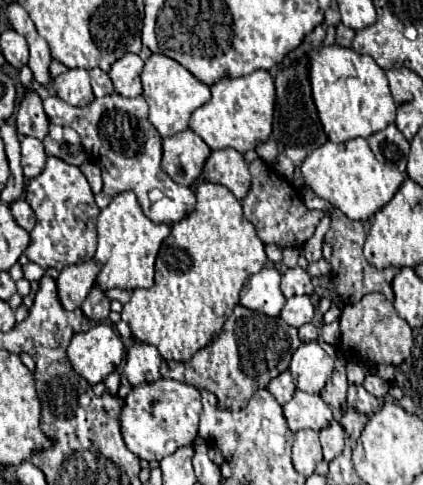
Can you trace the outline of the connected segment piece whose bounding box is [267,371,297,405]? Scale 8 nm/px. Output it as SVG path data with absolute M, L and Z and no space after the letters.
M285 371L285 373L281 373L277 379L273 379L267 389L271 391L271 395L273 395L281 405L285 405L285 403L293 397L293 393L295 393L297 387L295 387L295 383L293 383L291 373Z

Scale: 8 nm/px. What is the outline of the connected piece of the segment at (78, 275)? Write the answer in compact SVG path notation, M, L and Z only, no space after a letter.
M85 261L79 265L69 265L59 273L57 277L59 301L67 311L75 311L83 303L83 299L95 285L99 269L101 269L99 263Z

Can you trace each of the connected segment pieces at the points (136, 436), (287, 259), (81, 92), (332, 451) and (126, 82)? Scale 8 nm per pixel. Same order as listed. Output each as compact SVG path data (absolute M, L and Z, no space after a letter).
M159 379L133 387L125 397L121 411L121 433L123 441L139 459L161 461L163 457L177 451L177 447L191 445L197 437L197 425L201 415L201 395L195 387L173 379Z
M286 247L282 250L283 253L283 263L288 268L296 267L298 264L298 259L300 256L300 250L296 247Z
M69 69L67 73L55 77L53 89L55 89L55 95L59 95L65 103L75 107L85 107L93 101L87 69Z
M333 421L327 429L321 431L323 459L325 459L327 463L341 455L341 451L343 451L343 439L345 439L345 431L343 431L343 427L341 427L337 421Z
M127 53L119 61L115 61L113 67L109 69L109 77L113 81L115 91L123 97L141 95L141 79L139 79L141 69L143 69L143 59L135 53Z

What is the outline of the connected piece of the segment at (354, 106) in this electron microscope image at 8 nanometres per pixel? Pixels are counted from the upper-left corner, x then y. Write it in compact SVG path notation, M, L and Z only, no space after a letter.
M341 45L323 47L313 55L313 63L309 65L309 79L319 119L329 141L333 143L343 143L355 137L367 139L369 135L383 131L389 123L395 121L397 107L391 97L385 71L371 55L359 55L353 49L345 49Z

